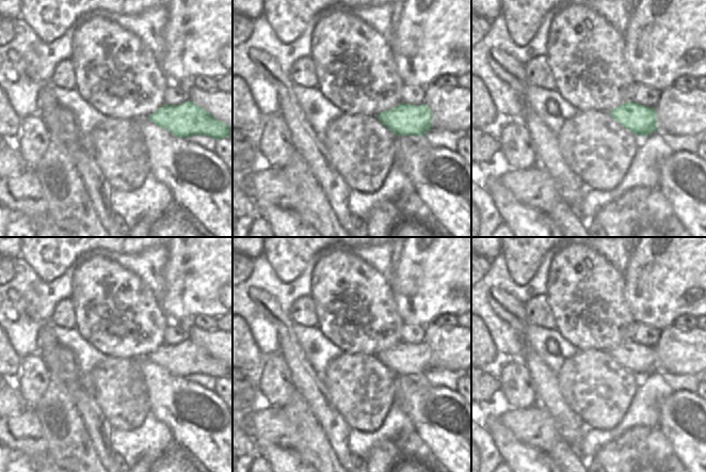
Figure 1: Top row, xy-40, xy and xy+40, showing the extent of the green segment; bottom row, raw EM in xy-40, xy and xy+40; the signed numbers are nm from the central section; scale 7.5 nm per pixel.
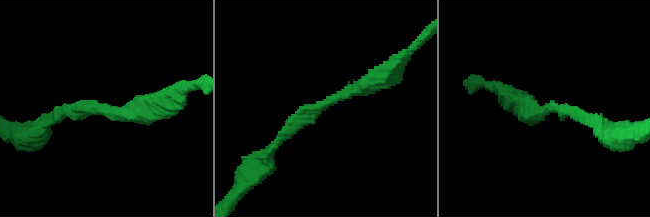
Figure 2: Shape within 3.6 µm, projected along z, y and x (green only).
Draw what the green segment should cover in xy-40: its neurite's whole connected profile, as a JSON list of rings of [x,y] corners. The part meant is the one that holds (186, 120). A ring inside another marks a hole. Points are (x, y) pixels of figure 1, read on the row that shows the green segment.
[[[189,99],[179,106],[164,104],[148,117],[156,125],[177,138],[209,136],[215,140],[227,138],[229,126],[213,119],[206,110]]]

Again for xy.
[[[399,104],[376,115],[382,125],[396,136],[423,136],[430,130],[432,113],[428,106]]]

